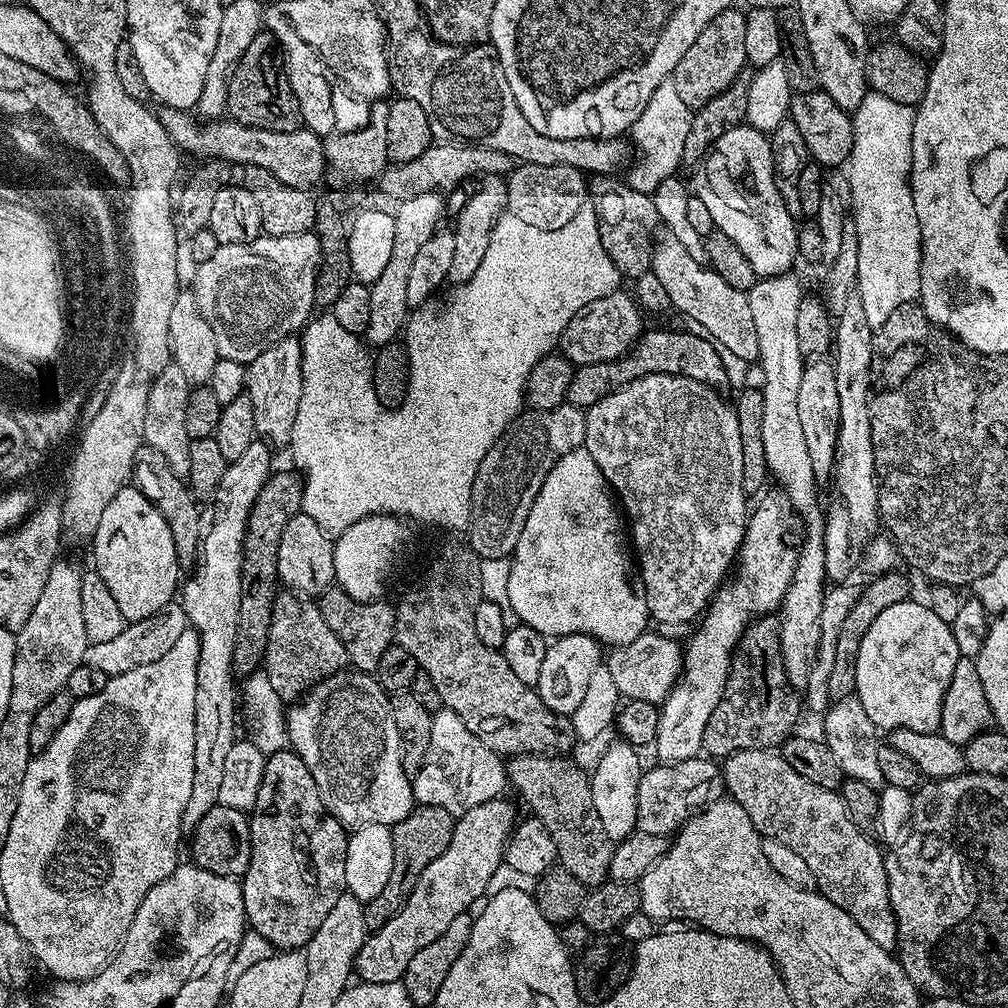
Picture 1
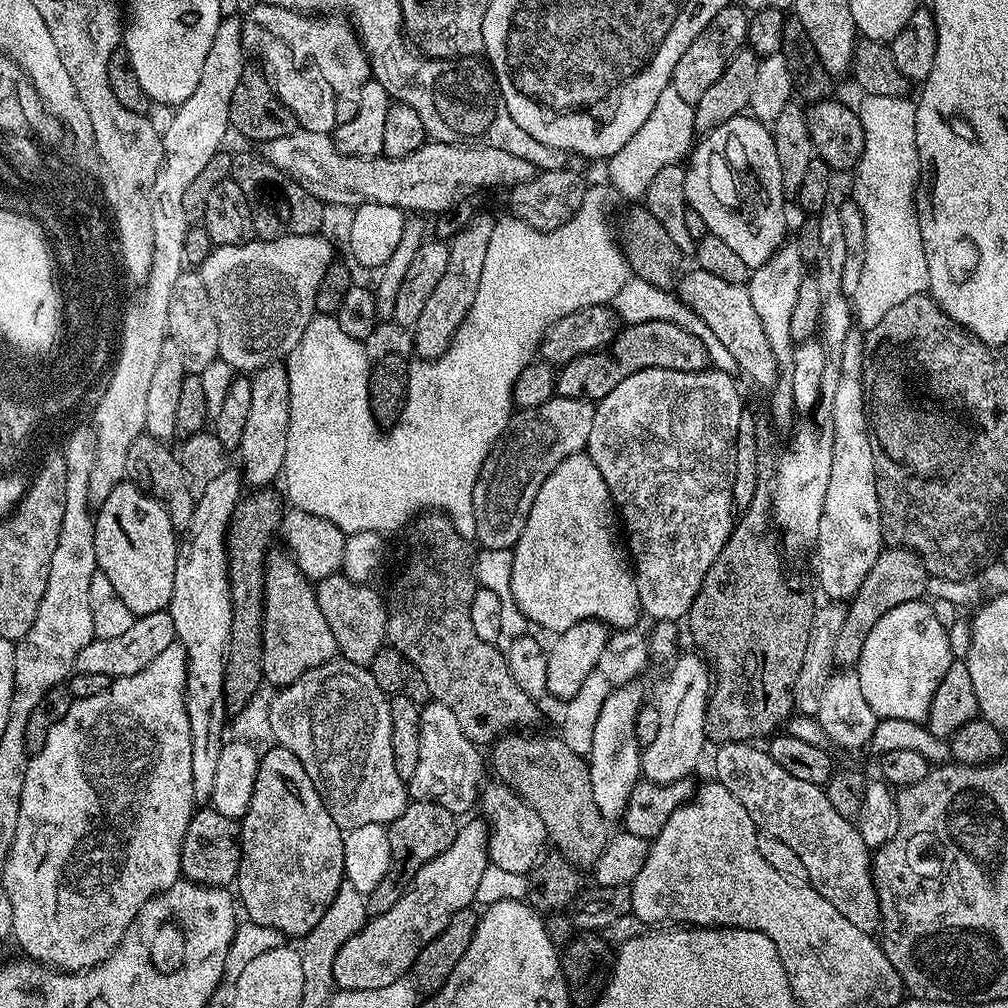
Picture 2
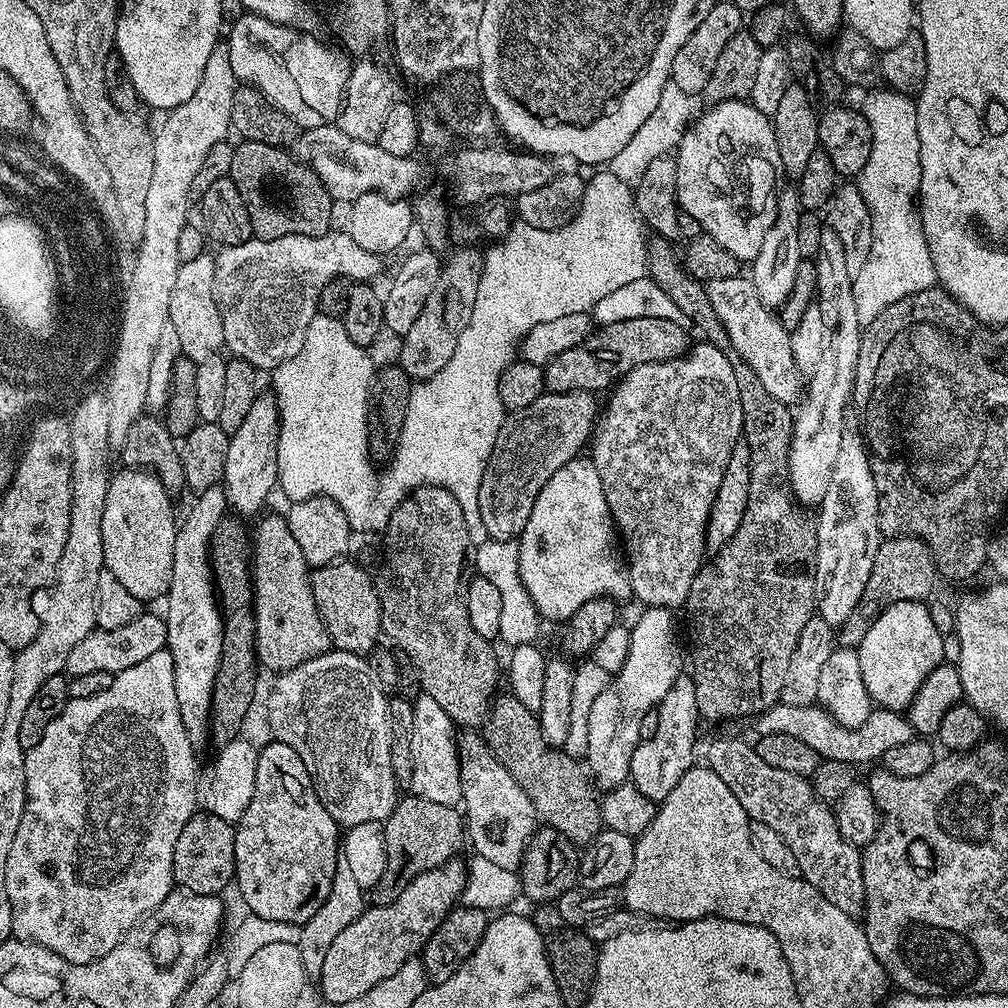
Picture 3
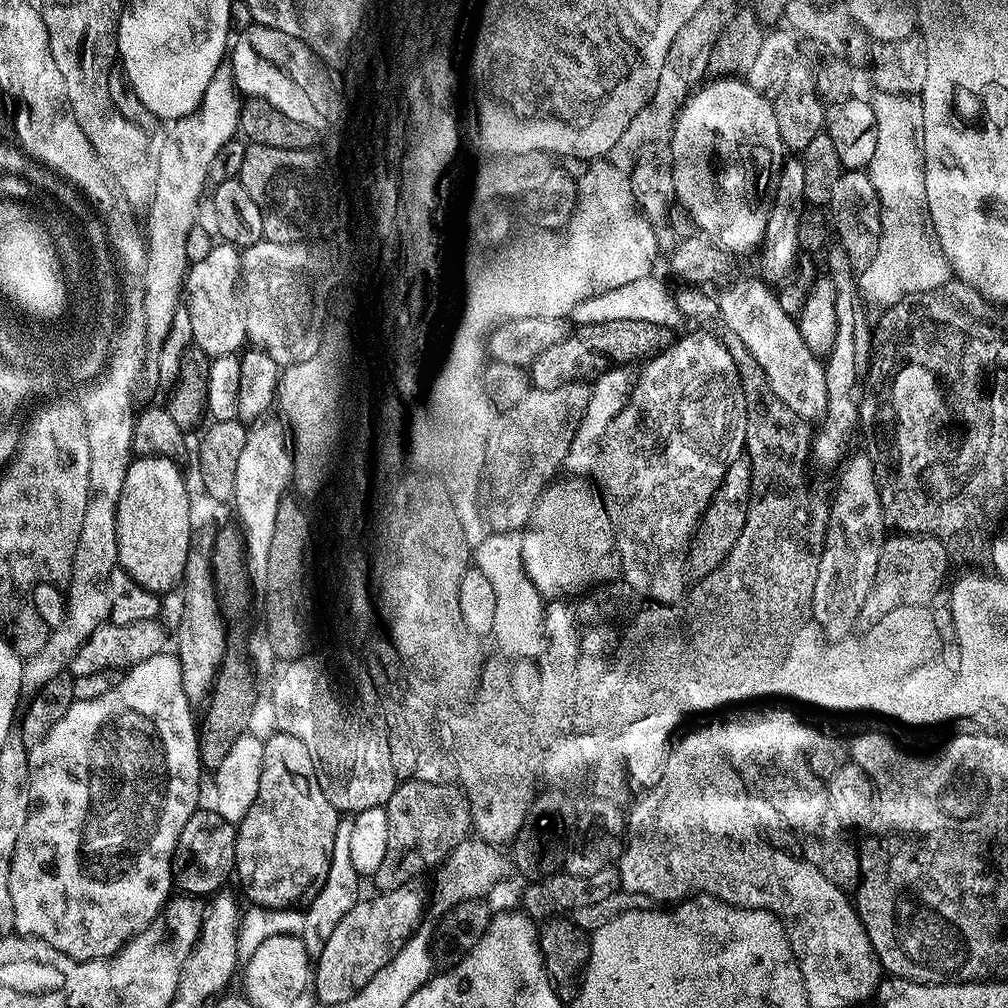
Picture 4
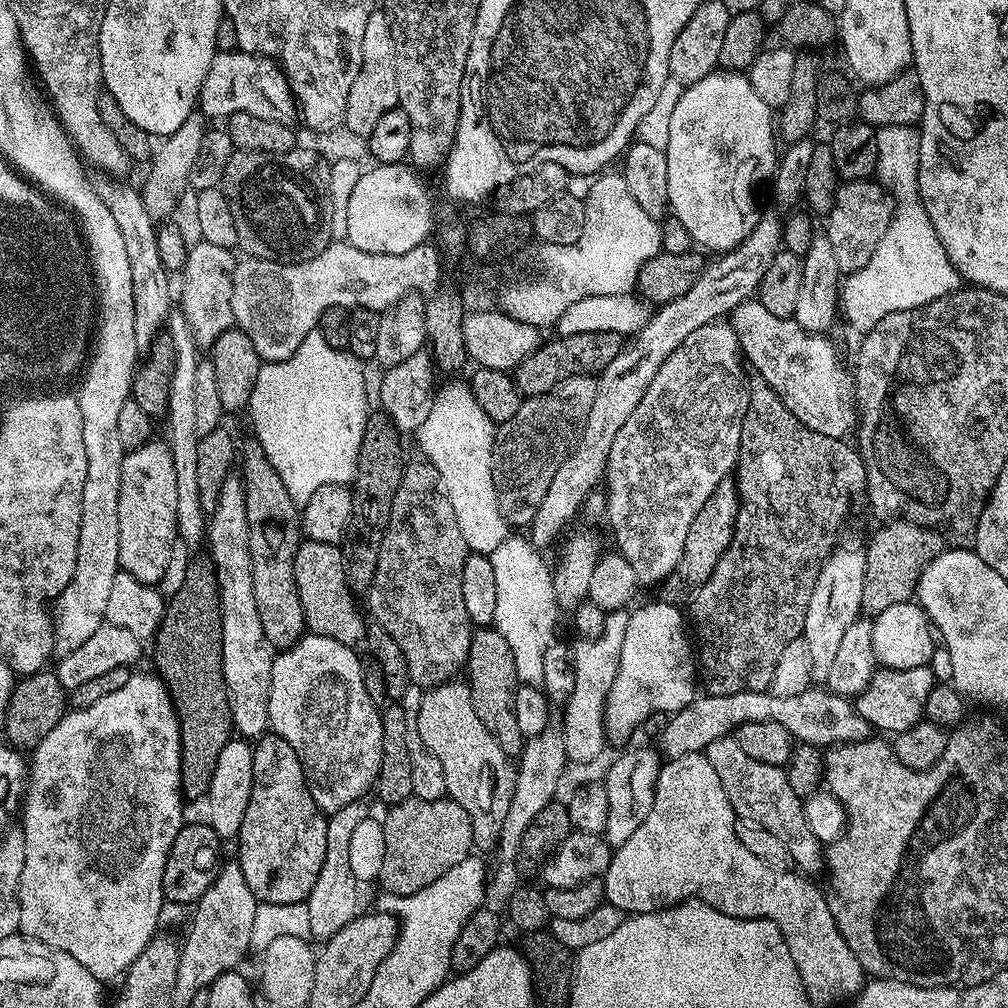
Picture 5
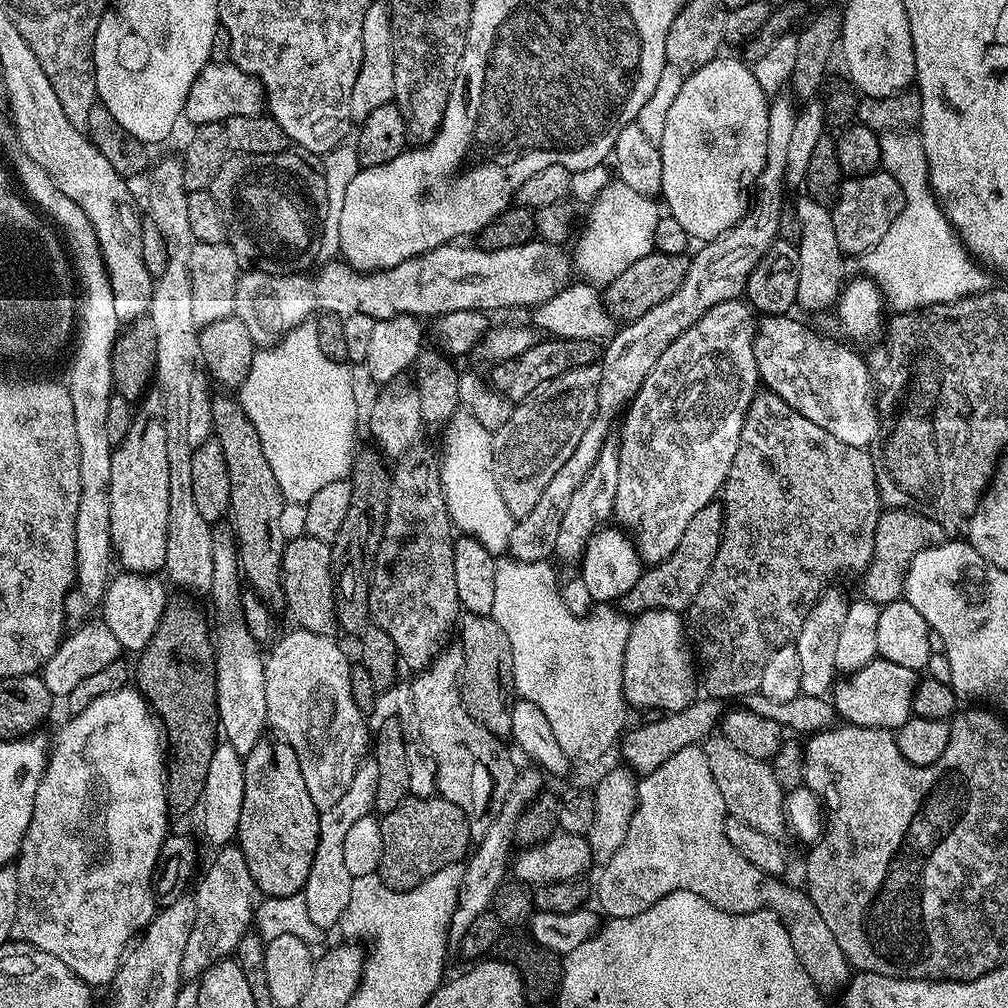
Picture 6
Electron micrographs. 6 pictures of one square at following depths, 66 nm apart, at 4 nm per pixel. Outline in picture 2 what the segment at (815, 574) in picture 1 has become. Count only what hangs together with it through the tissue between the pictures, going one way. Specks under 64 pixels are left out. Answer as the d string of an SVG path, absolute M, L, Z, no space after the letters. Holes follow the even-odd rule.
M785 242L780 245L780 249L776 251L769 260L762 266L758 266L749 275L747 282L748 293L750 294L750 302L754 305L754 310L758 314L758 318L762 321L762 330L766 330L766 338L770 342L770 350L774 350L774 358L779 368L779 376L771 389L772 395L772 420L771 423L777 429L788 428L792 424L792 412L796 408L794 402L794 390L792 389L792 350L794 347L794 338L790 334L790 314L794 314L794 301L798 298L798 286L806 275L806 262L802 258L802 254L798 254L798 246L794 242Z

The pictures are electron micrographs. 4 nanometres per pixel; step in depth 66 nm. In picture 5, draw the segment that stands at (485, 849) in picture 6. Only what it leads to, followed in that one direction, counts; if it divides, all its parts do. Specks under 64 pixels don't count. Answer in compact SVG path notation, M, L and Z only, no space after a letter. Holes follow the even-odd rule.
M549 726L537 736L531 737L518 753L518 763L515 765L516 785L510 798L510 810L506 812L506 822L502 822L498 849L504 856L515 857L520 851L522 834L526 834L526 826L535 818L547 804L557 799L556 791L560 788L560 775L564 772L566 757L564 754L564 733L559 727Z

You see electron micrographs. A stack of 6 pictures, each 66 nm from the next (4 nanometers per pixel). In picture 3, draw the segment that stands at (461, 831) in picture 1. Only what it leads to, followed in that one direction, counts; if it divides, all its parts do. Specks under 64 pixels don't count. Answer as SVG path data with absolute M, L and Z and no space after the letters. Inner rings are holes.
M453 858L437 868L426 870L398 894L398 898L392 904L386 906L369 907L357 920L350 922L338 938L334 938L326 958L322 961L322 970L318 977L320 992L332 1003L332 1006L339 1006L342 1002L354 1002L354 998L362 998L378 982L390 978L390 974L397 972L407 960L413 959L421 951L423 944L431 940L434 930L438 930L440 923L446 918L446 914L457 907L464 890L464 884L468 880L468 870L465 861L460 858Z

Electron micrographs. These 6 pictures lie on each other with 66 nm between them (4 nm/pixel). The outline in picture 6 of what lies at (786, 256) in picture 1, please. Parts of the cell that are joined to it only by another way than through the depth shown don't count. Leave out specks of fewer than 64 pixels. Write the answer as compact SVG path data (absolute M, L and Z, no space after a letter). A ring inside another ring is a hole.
M717 54L706 66L687 73L677 98L666 113L662 138L658 143L662 158L662 200L668 203L667 215L678 218L682 230L693 241L707 242L733 228L750 203L750 189L762 166L766 166L766 122L769 97L758 86L751 67L739 55Z

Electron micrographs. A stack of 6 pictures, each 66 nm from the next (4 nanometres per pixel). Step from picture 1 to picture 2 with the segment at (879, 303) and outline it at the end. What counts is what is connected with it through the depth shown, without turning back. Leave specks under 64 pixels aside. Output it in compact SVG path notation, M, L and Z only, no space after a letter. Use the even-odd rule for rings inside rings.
M870 96L858 104L858 115L864 131L862 158L854 169L856 193L854 199L862 210L866 222L866 258L862 262L862 275L858 277L858 290L850 298L854 320L861 329L878 326L889 310L898 302L914 298L914 294L928 287L926 250L922 246L922 230L916 213L916 186L920 182L920 155L916 149L916 106L908 96Z

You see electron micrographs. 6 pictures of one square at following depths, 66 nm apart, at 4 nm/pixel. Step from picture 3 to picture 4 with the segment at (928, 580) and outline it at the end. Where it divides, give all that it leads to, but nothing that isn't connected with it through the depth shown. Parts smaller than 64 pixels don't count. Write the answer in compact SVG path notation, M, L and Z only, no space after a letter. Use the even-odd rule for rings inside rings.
M889 535L881 543L878 570L874 574L870 594L866 594L866 602L862 602L860 620L868 620L869 625L874 625L890 610L898 610L898 606L927 605L928 599L936 592L936 552L938 545L933 536Z

